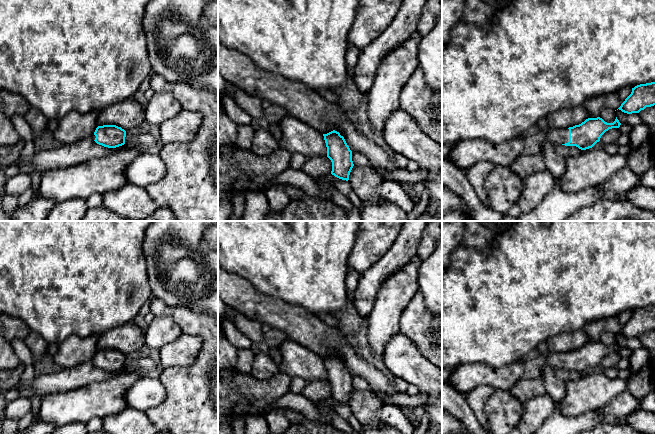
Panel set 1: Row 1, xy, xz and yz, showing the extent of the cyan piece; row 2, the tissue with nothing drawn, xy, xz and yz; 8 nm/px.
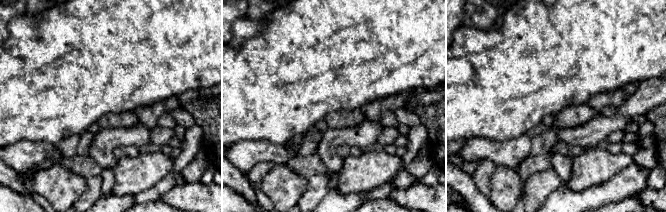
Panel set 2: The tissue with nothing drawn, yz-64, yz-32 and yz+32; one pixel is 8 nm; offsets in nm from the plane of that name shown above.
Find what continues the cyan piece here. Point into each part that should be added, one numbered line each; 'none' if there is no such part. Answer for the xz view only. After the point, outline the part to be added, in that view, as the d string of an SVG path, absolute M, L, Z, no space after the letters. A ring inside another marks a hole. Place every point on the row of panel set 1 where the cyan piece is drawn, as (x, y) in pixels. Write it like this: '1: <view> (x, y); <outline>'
none

